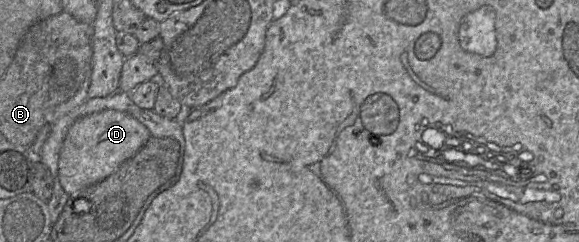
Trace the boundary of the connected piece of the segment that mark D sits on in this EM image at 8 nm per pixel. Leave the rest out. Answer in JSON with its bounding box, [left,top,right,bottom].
[58,109,150,195]

